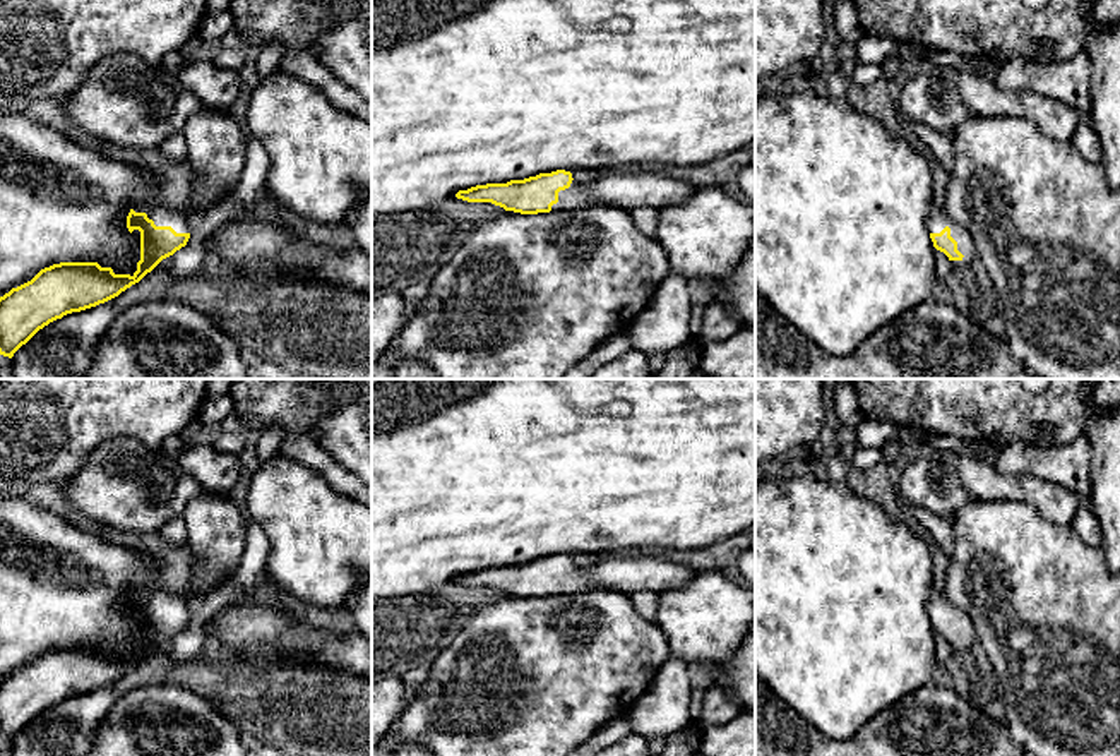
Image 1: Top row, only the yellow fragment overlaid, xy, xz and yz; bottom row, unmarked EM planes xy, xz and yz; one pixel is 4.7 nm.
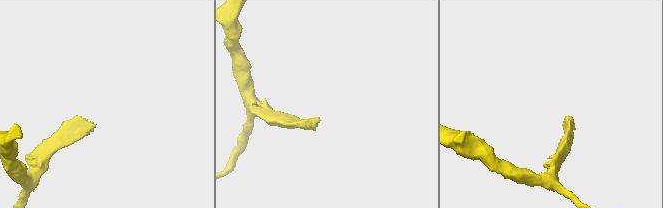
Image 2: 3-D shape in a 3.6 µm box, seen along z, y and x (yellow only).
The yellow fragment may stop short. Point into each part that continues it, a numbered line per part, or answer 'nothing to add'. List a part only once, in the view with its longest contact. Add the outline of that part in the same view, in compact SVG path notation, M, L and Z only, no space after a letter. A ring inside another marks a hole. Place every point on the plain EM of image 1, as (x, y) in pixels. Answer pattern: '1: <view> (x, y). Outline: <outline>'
1: yz (937, 604). Outline: M932 585L926 612L930 617L940 617L945 610L950 612L950 621L957 626L957 634L964 639L961 645L950 645L954 653L971 650L971 646L976 643L973 621L964 610L949 602L944 586Z

